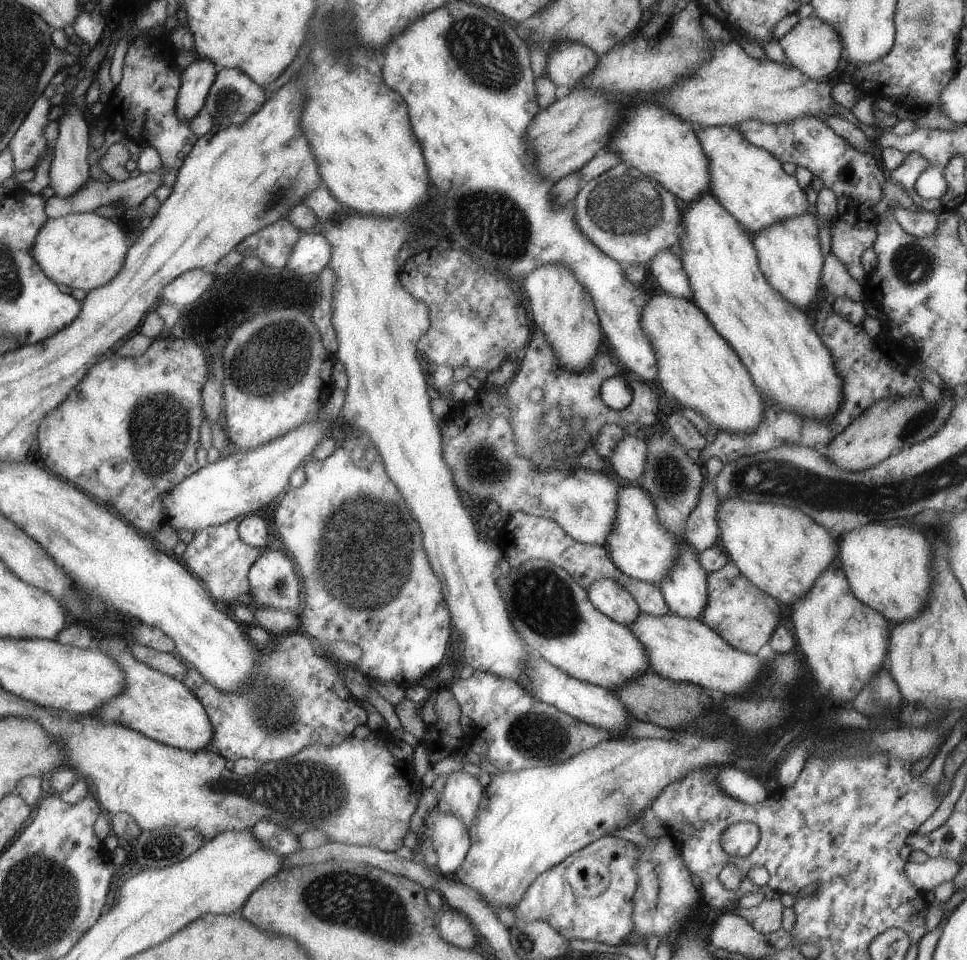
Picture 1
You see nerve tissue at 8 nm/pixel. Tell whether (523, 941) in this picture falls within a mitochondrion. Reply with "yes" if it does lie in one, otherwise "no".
yes

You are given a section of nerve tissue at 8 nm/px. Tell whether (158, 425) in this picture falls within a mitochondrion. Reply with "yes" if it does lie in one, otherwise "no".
yes

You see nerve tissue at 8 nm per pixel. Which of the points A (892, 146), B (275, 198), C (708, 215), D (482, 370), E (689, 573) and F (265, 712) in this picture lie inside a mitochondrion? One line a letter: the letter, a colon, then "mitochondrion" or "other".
A: other
B: mitochondrion
C: other
D: other
E: other
F: mitochondrion

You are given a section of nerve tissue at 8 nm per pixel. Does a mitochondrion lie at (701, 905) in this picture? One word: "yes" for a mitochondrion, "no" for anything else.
no

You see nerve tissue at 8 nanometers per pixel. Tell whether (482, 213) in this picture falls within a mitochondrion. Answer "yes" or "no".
yes

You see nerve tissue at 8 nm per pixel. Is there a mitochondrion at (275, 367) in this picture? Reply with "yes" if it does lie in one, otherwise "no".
yes

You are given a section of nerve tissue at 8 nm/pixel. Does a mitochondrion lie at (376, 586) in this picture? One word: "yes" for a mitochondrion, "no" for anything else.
yes

